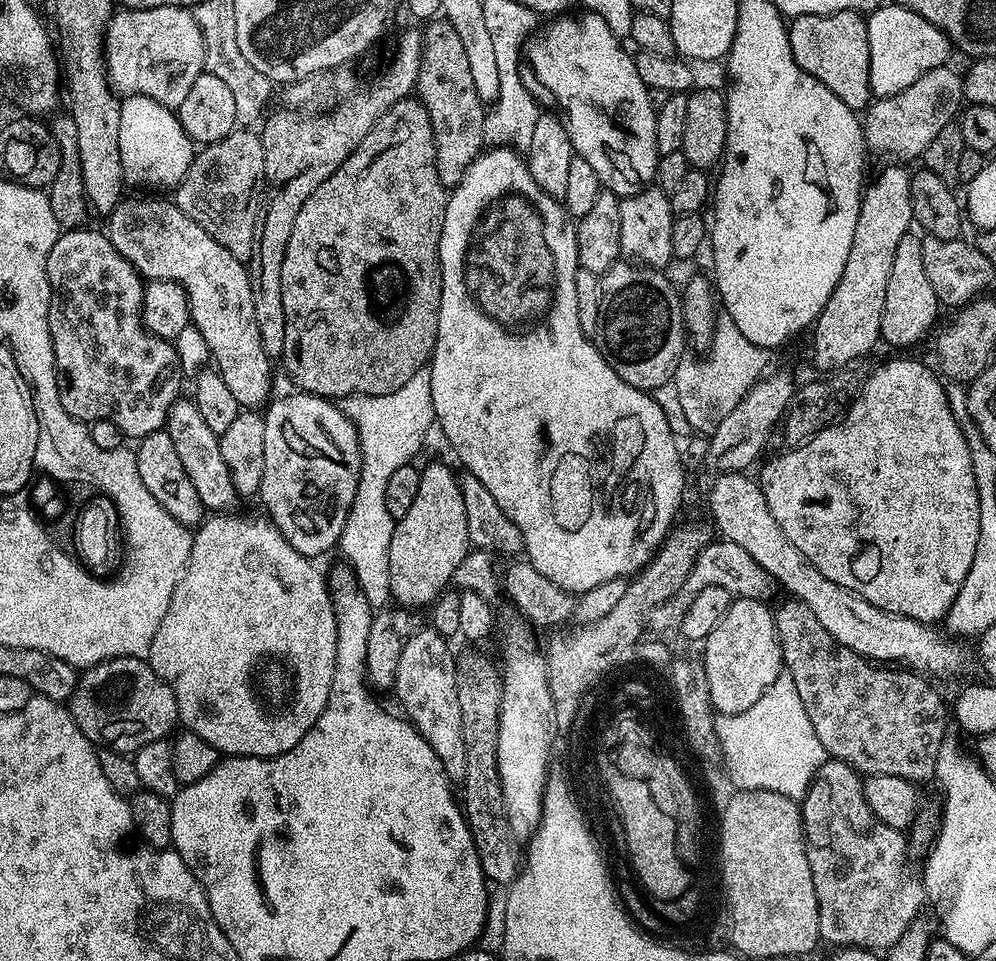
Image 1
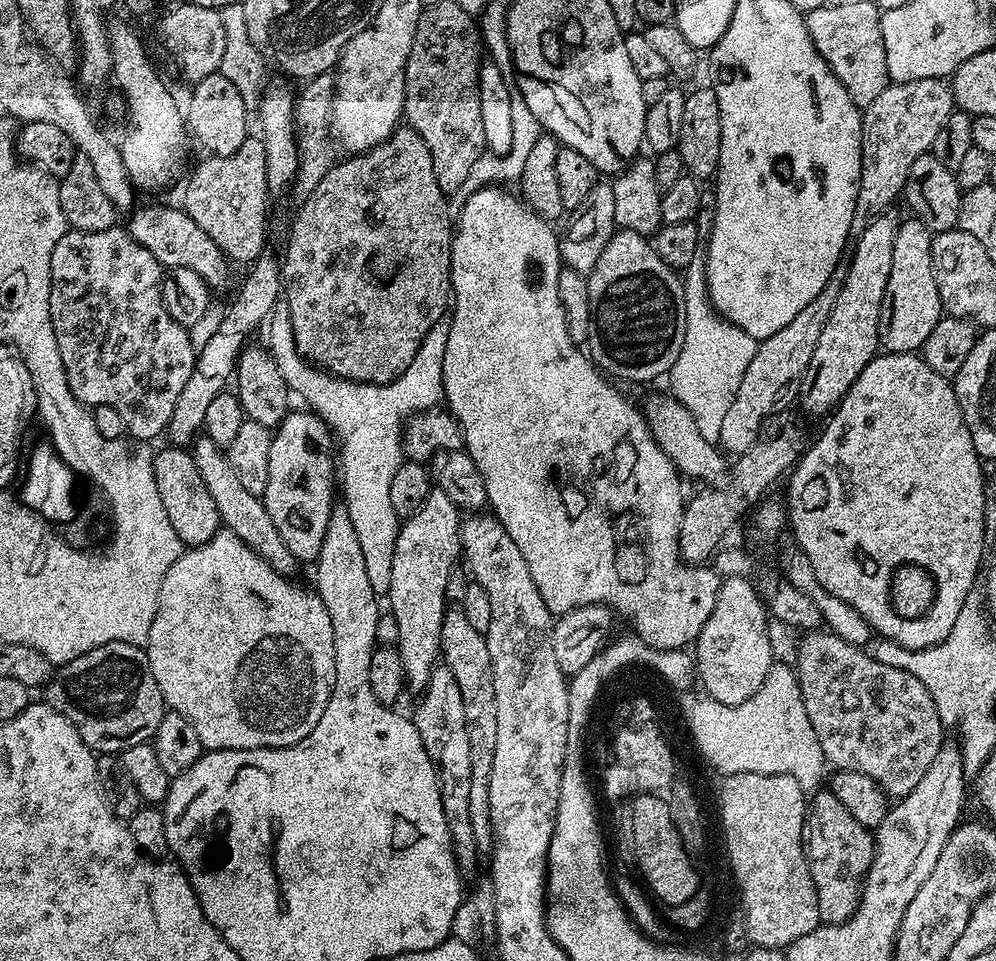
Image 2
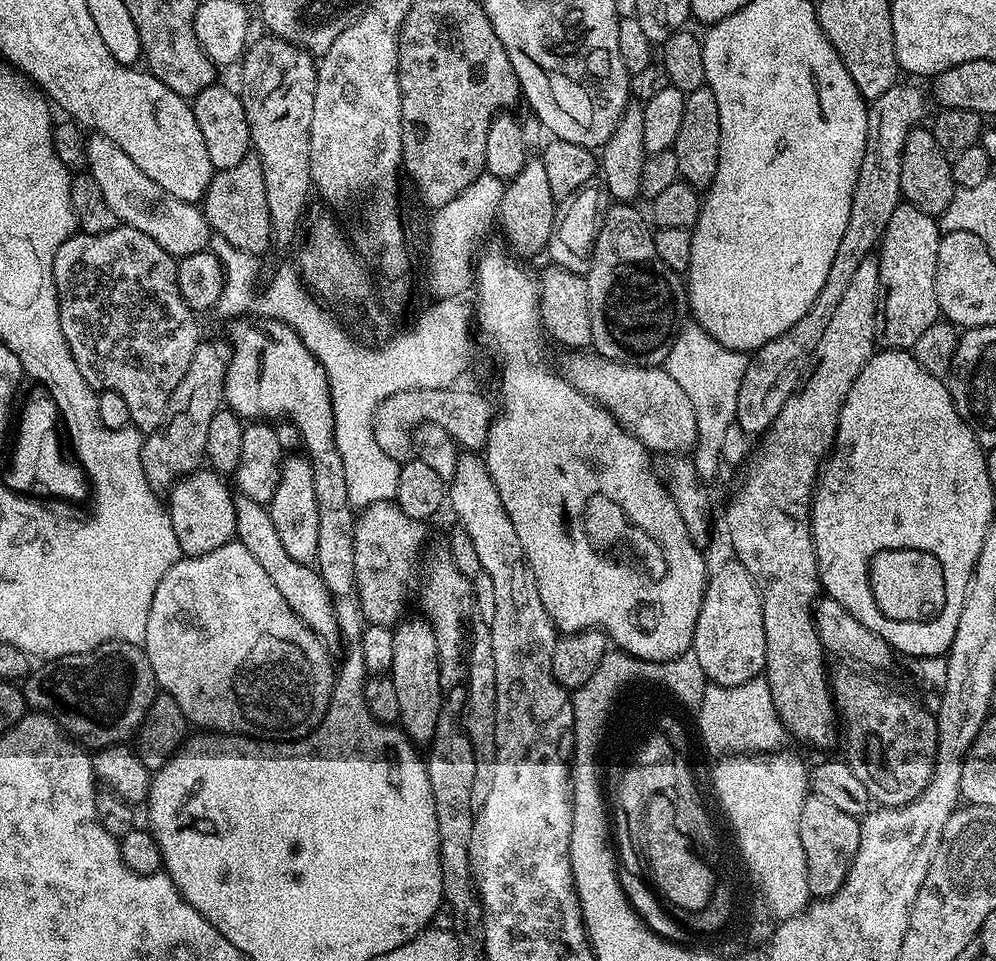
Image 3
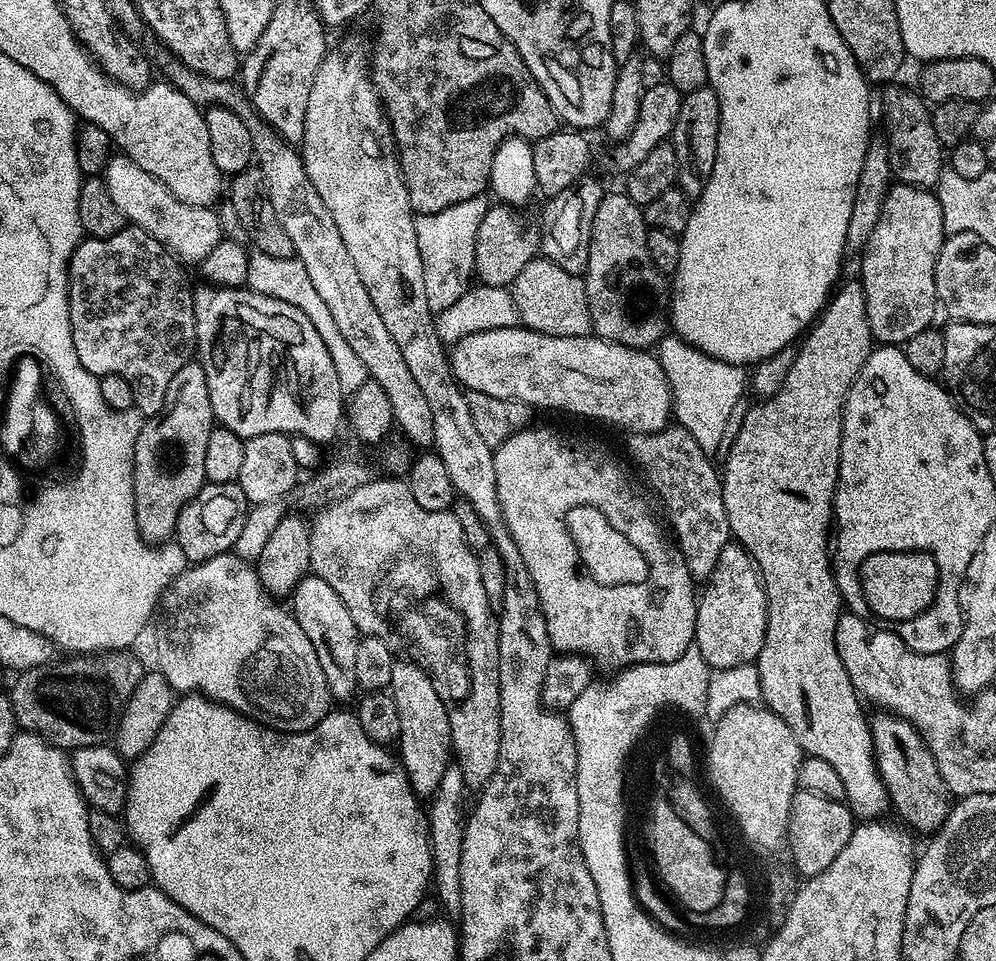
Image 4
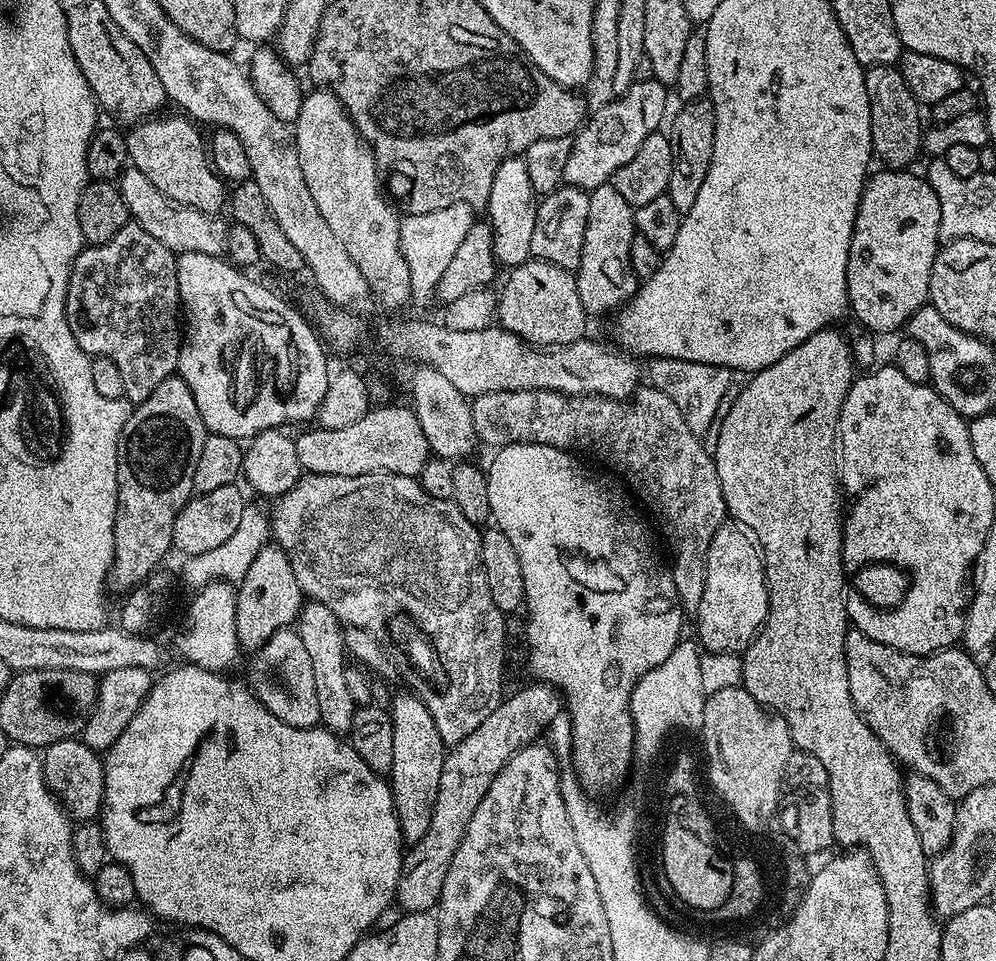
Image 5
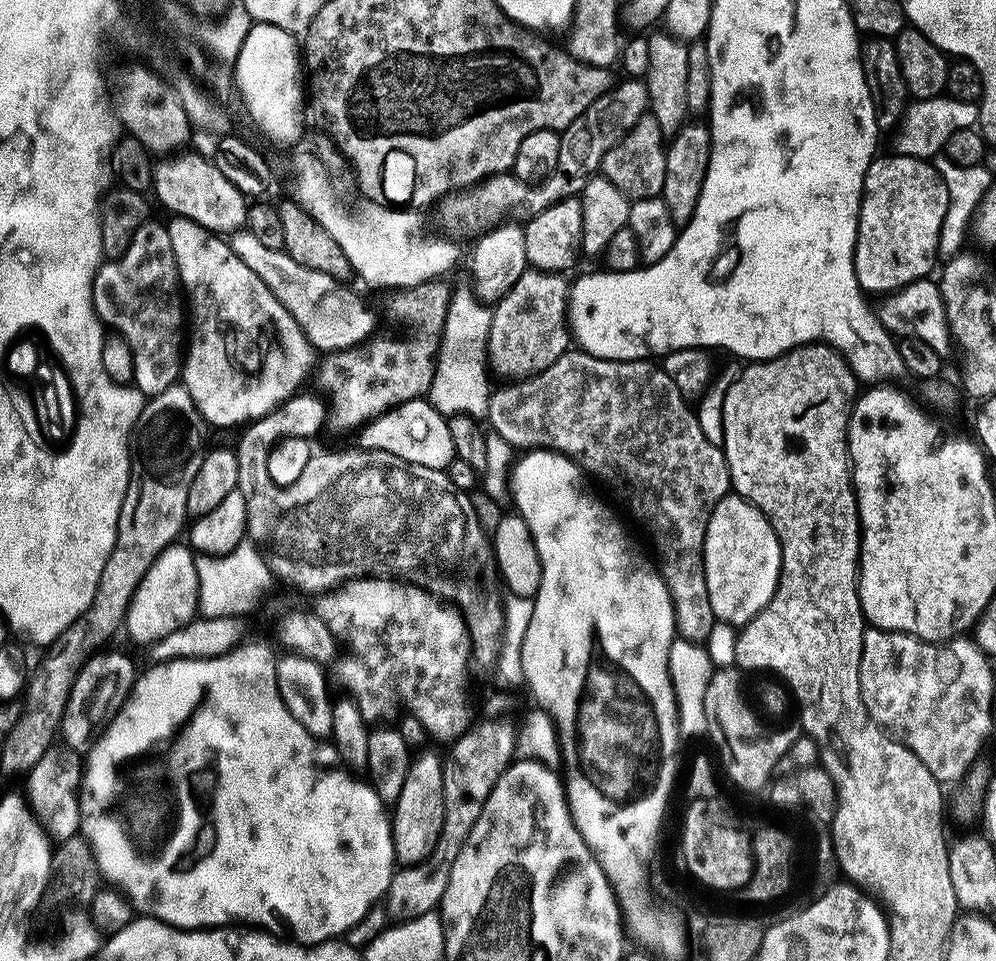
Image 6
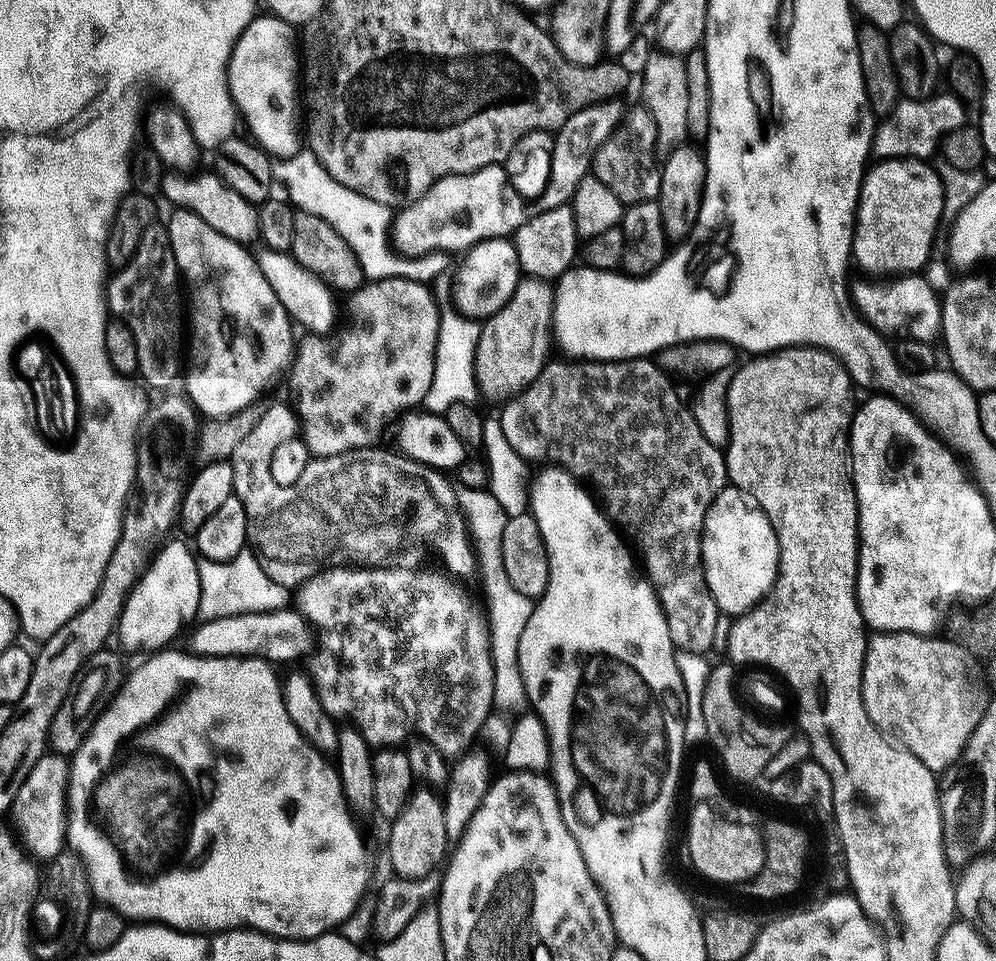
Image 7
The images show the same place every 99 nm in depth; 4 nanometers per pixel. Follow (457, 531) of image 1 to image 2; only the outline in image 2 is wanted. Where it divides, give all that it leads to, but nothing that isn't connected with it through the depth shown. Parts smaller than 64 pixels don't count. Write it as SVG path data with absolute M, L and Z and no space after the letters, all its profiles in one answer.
M433 487L432 493L426 498L426 502L422 504L414 515L407 517L401 523L400 533L396 536L394 542L394 562L390 566L390 586L386 593L386 608L392 611L392 620L396 623L396 640L394 640L394 647L400 651L402 658L402 670L404 671L404 679L409 689L423 690L430 682L430 674L432 669L436 667L438 661L441 659L442 653L440 650L440 639L442 638L442 622L444 621L444 613L446 611L446 582L450 578L453 568L457 567L458 561L462 556L462 549L460 547L460 526L462 523L461 509L457 508L451 498L449 498L443 490L438 487Z

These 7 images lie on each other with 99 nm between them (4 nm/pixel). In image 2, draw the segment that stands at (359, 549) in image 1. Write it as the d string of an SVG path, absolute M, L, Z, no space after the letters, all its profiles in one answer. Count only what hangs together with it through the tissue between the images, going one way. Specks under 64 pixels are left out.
M280 306L273 311L270 317L270 325L271 324L272 344L270 343L270 351L272 356L276 359L278 374L282 374L282 382L284 383L285 389L287 389L289 393L297 392L297 394L308 403L305 405L307 405L311 411L317 413L321 420L330 425L335 439L338 441L338 468L342 473L342 496L348 506L350 522L354 525L354 531L358 533L358 543L362 546L362 558L366 558L366 574L370 577L370 586L377 594L387 593L388 587L390 586L390 566L394 562L394 542L396 541L396 536L400 533L401 526L401 521L396 515L394 506L390 506L390 485L394 482L394 474L398 474L398 466L404 463L406 459L404 454L404 426L406 421L413 414L435 409L437 405L443 401L444 375L442 374L442 368L409 368L406 366L406 370L398 378L394 378L389 384L363 384L357 380L343 380L340 376L334 376L331 372L326 372L319 367L313 366L297 352L296 339L294 338L294 330L292 329L292 316L289 314L287 307Z

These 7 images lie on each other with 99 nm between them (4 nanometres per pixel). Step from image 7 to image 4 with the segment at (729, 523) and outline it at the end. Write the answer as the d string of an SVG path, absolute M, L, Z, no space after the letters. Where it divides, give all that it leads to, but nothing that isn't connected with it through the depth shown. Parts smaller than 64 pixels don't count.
M730 542L722 554L718 554L718 566L714 566L703 588L696 605L694 644L709 668L719 670L755 662L764 645L768 599L760 583L760 574L752 563L752 555L741 544Z

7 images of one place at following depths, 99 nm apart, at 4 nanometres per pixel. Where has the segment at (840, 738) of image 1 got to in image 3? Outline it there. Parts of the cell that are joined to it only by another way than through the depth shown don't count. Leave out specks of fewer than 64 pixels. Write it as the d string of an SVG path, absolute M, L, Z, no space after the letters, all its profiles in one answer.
M844 666L830 676L832 700L836 704L839 723L842 725L843 755L848 761L850 770L862 781L862 786L872 795L877 805L885 808L897 808L903 804L914 802L921 796L932 780L936 747L938 746L938 730L936 718L931 711L927 712L908 692L903 692L896 684L888 680L879 680L879 675L856 666Z

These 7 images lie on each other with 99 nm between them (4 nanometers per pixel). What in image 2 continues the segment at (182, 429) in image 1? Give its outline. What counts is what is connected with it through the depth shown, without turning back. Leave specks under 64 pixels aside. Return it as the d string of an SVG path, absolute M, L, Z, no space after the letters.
M201 435L191 445L190 451L194 466L198 466L198 474L202 474L202 482L206 482L206 490L210 490L210 498L214 498L214 506L218 506L221 525L242 538L242 542L246 542L246 546L250 546L254 554L258 554L269 566L278 570L278 574L295 577L298 562L294 554L290 554L286 542L282 542L282 534L278 534L278 526L274 526L274 518L270 518L270 510L266 510L263 499L250 494L250 490L242 486L234 466L228 461L227 451L205 435Z

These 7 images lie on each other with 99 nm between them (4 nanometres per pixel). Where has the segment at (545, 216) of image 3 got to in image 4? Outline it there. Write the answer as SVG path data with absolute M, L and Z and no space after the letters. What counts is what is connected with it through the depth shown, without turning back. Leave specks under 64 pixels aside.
M493 203L486 210L482 223L478 226L478 238L474 242L476 263L474 276L481 285L508 288L518 278L522 266L537 259L540 252L540 233L519 216L515 207Z

